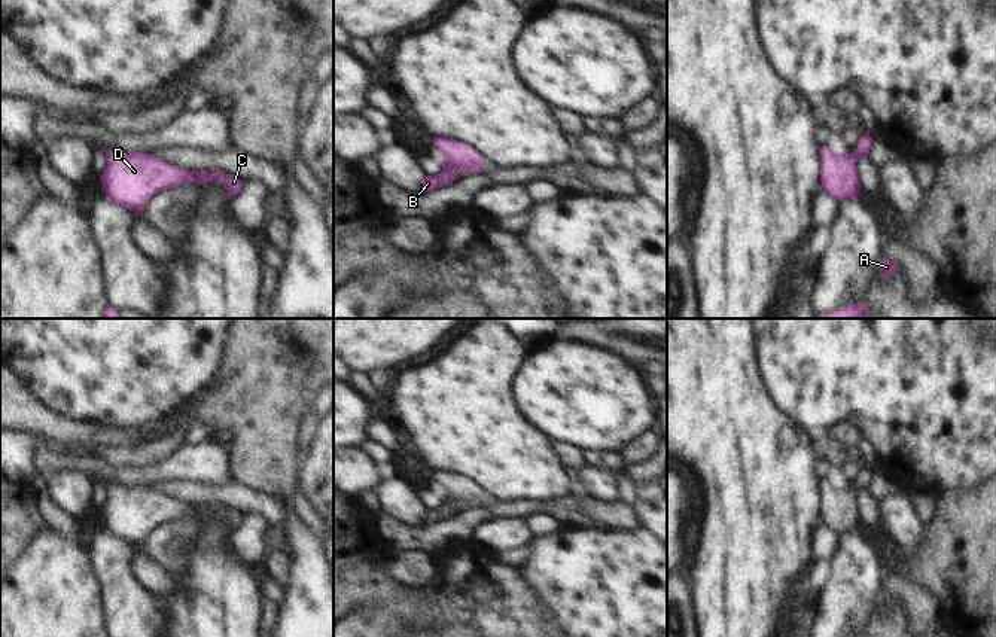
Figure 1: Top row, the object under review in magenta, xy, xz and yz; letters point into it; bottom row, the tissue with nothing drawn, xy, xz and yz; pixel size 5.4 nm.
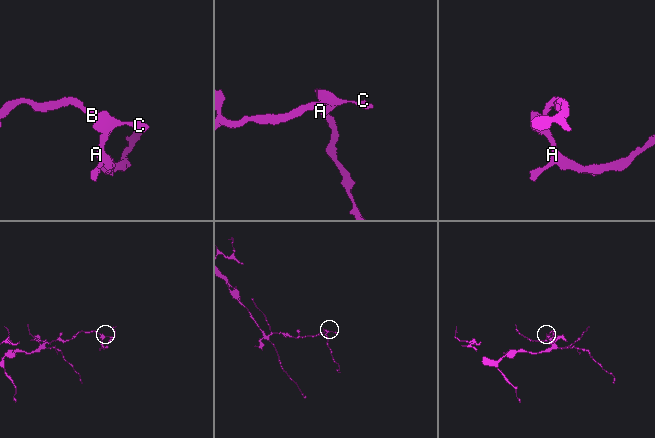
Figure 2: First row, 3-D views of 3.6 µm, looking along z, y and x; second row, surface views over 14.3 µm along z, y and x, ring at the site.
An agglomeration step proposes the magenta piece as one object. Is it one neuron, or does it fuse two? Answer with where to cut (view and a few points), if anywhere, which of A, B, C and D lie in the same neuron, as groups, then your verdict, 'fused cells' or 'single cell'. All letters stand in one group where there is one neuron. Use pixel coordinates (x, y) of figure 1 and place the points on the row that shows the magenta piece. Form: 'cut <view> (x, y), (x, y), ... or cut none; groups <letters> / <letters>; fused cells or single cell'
cut none; groups A B C D; single cell

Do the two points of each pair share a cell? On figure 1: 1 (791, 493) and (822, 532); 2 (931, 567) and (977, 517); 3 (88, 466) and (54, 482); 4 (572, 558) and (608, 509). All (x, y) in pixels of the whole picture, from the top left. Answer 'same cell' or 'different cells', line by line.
1: different cells
2: same cell
3: different cells
4: different cells

